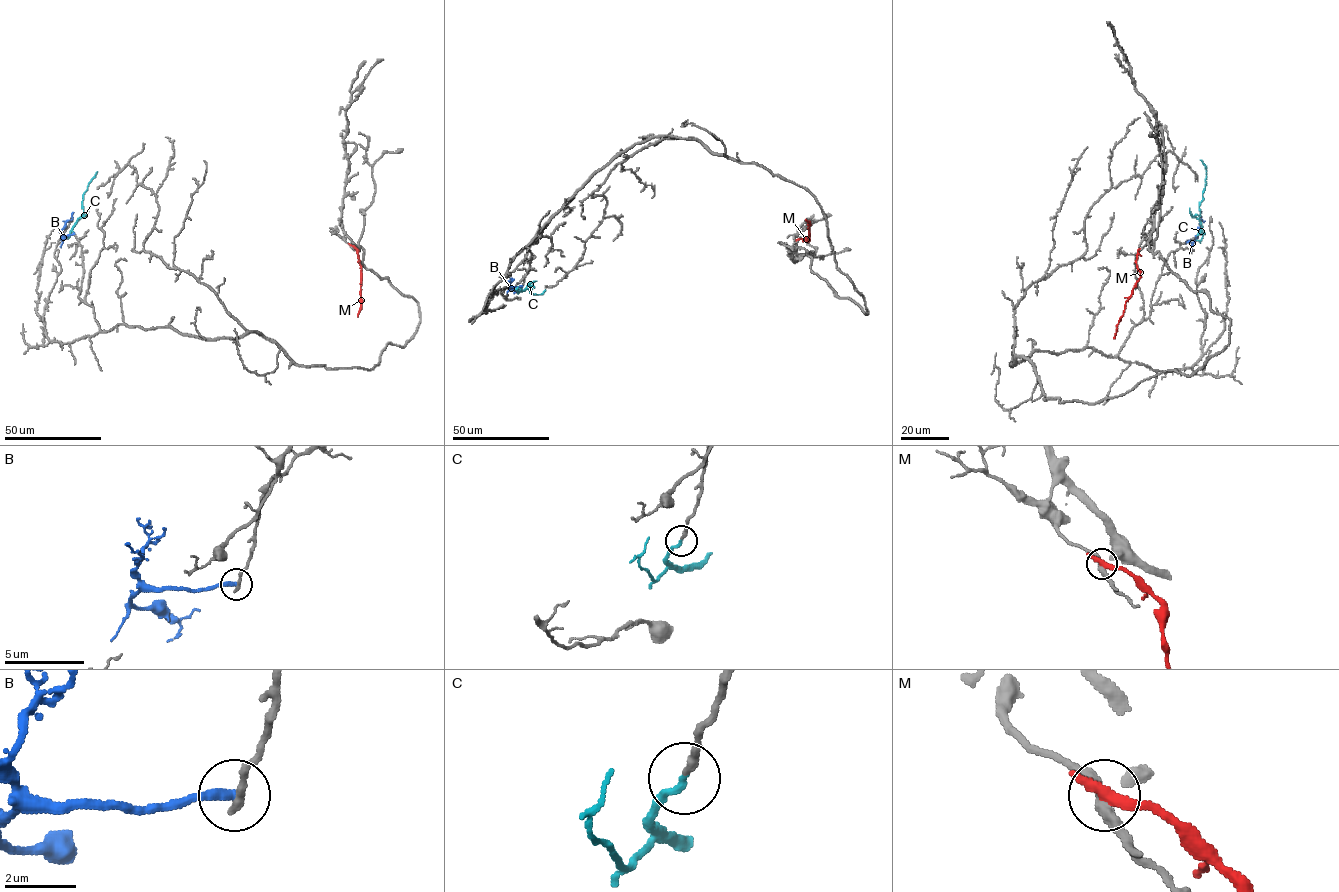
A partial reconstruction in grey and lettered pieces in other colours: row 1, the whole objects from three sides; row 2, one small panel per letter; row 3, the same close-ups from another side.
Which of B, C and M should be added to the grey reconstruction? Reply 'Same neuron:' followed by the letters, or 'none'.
Same neuron: C

